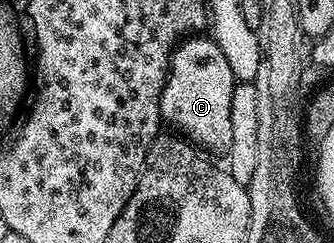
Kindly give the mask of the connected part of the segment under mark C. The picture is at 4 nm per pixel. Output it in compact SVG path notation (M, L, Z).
M195 34L174 49L174 55L170 57L170 70L166 73L166 85L162 91L162 119L175 128L171 128L175 133L181 134L199 149L207 153L226 154L232 146L232 90L236 81L224 54L220 54L220 46L216 46L213 38L206 37L205 40L204 37L205 35Z

